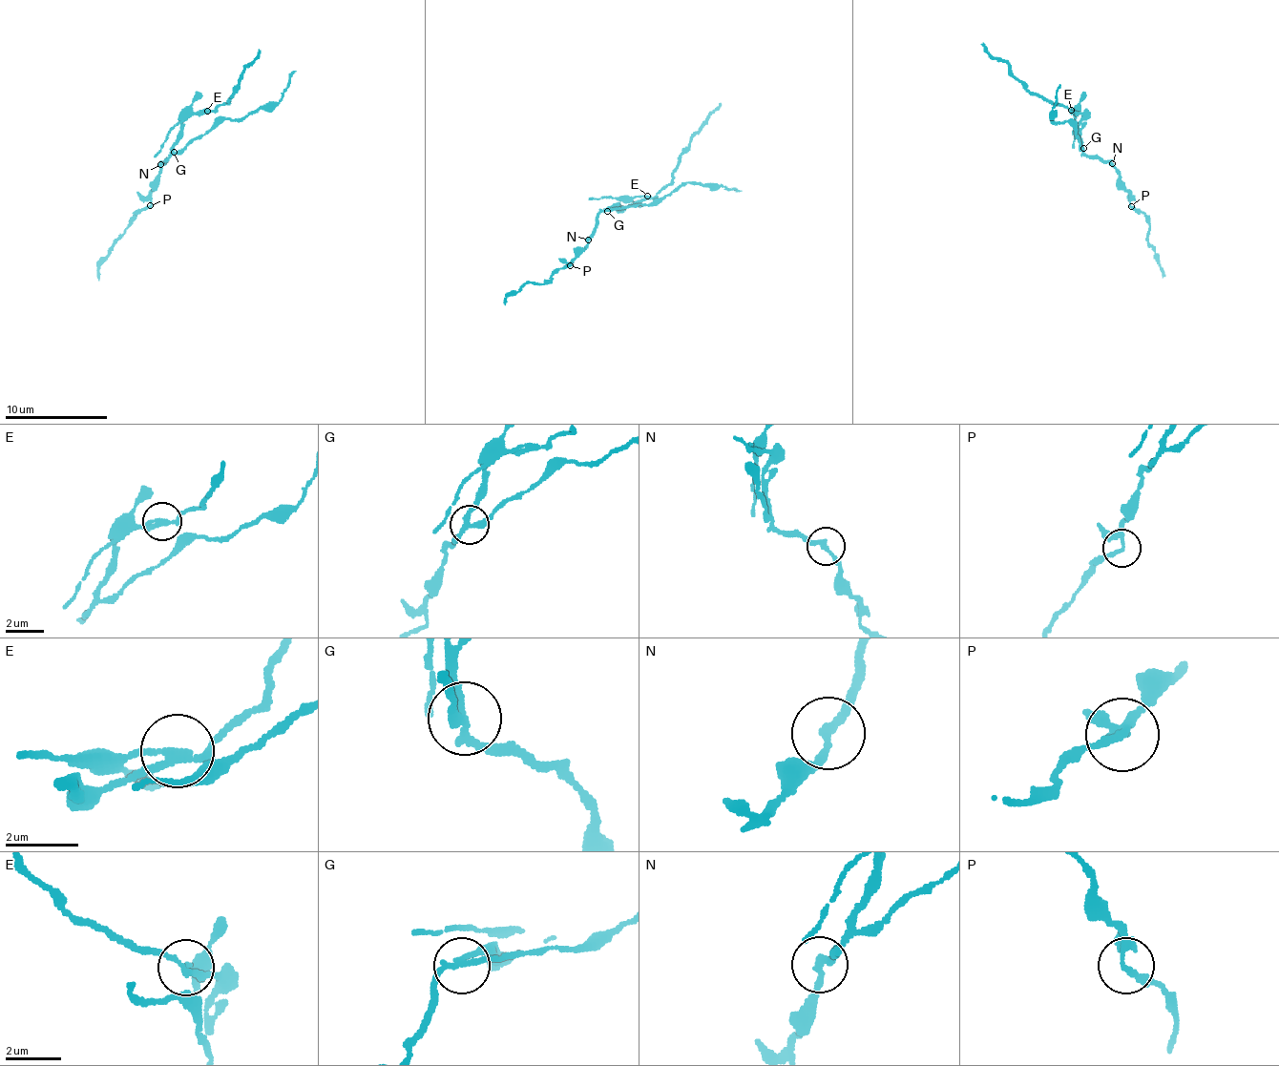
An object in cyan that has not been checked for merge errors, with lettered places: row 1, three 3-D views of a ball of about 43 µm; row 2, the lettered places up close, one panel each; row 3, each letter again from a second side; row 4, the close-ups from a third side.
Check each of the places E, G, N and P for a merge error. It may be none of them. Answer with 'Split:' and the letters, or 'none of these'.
Split: E, G

